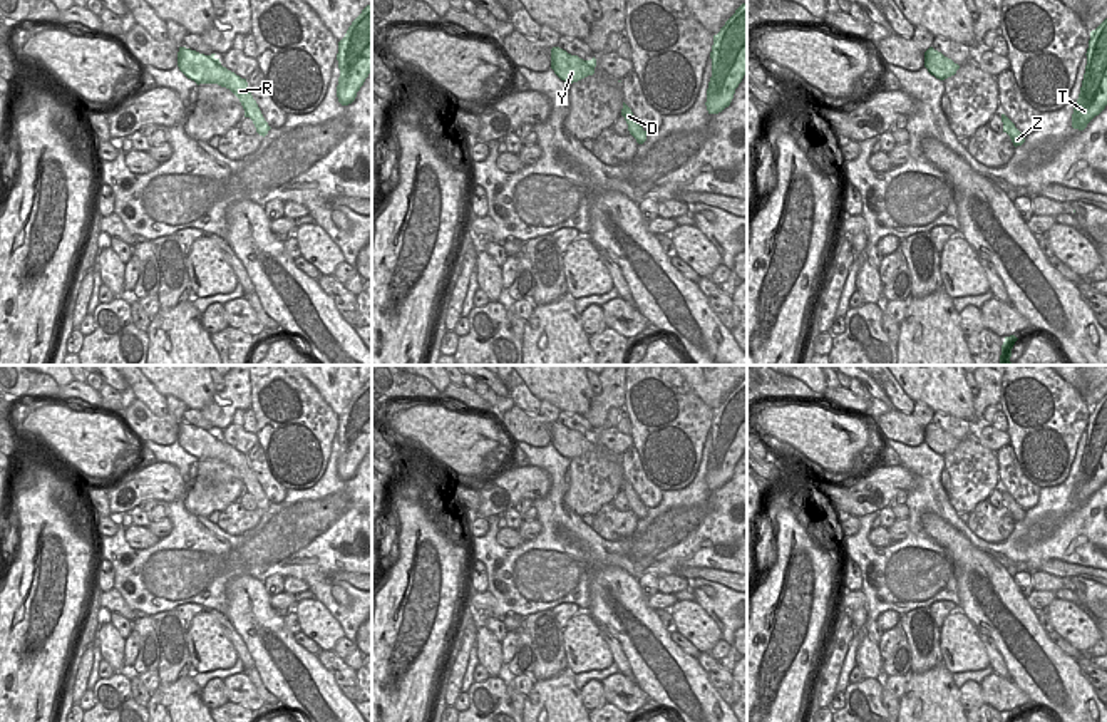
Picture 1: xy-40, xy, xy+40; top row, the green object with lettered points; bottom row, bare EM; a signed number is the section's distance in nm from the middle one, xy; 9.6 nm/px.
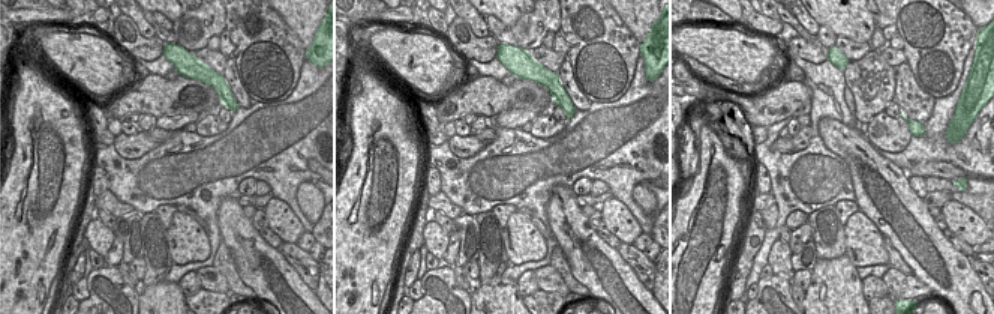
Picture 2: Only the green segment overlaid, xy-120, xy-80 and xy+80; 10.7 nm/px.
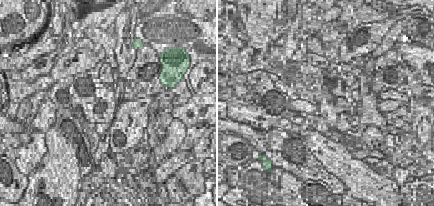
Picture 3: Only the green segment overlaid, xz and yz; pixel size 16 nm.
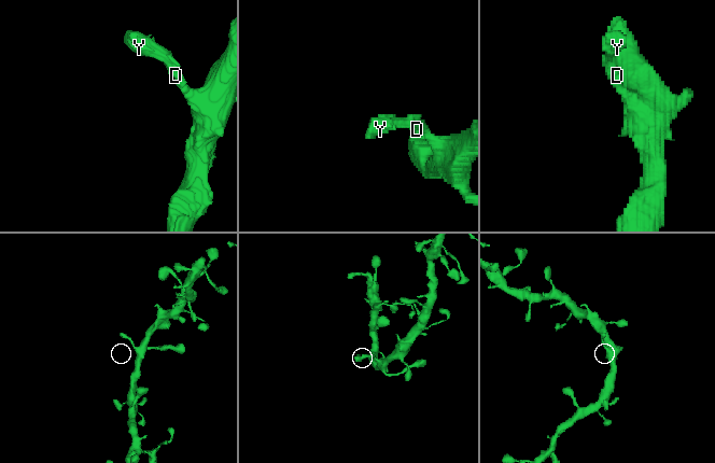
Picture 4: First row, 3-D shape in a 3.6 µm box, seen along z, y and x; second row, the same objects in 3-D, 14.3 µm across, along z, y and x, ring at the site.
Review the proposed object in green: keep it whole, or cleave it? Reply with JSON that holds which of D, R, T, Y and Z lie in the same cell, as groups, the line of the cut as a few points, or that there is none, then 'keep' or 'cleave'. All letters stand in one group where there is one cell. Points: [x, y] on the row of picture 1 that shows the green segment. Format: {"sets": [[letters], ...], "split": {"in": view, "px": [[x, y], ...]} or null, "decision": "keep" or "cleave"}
{"sets": [["D", "R", "T", "Y", "Z"]], "split": null, "decision": "keep"}

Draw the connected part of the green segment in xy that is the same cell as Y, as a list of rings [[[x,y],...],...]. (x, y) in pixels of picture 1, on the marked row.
[[[559,47],[551,49],[551,69],[561,80],[568,84],[593,75],[595,67],[596,67],[595,57],[591,60],[583,60],[578,55],[571,55]]]

